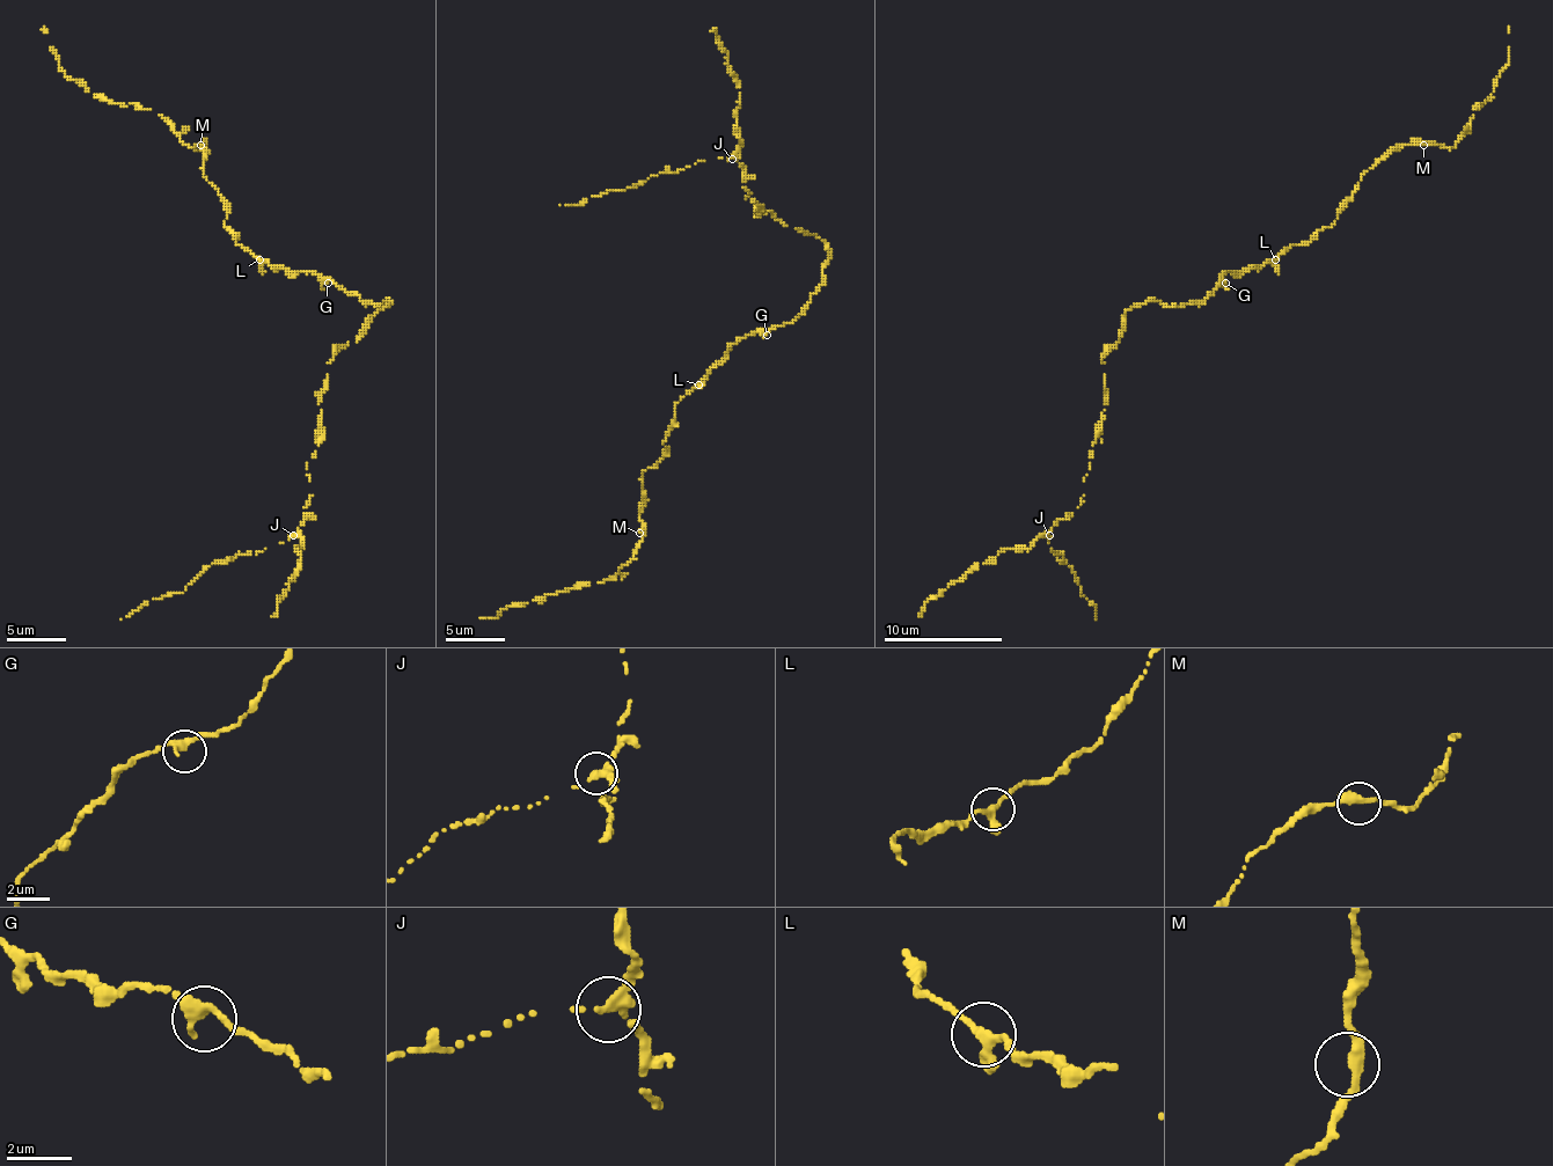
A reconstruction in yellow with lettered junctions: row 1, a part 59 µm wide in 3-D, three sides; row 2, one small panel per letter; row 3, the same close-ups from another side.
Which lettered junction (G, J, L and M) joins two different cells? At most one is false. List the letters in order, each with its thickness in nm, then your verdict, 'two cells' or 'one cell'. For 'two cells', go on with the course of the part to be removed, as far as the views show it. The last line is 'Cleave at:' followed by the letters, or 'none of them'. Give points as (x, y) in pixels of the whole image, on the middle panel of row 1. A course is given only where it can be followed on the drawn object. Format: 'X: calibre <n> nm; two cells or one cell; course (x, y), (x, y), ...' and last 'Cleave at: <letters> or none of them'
G: calibre 340 nm; one cell
J: calibre 320 nm; two cells; course (731, 158), (701, 161), (651, 176), (622, 190), (607, 190), (559, 205)
L: calibre 320 nm; one cell
M: calibre 360 nm; one cell
Cleave at: J

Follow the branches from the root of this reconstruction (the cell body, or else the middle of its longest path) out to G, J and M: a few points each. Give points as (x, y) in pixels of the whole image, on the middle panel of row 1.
G: (801, 308), (790, 323), (775, 325), (767, 335)
J: (801, 308), (822, 281), (828, 247), (769, 211), (757, 214), (760, 205), (746, 199), (742, 167), (731, 158)
M: (801, 308), (790, 323), (740, 338), (675, 405), (675, 423), (663, 441), (666, 453), (643, 474), (639, 533)

